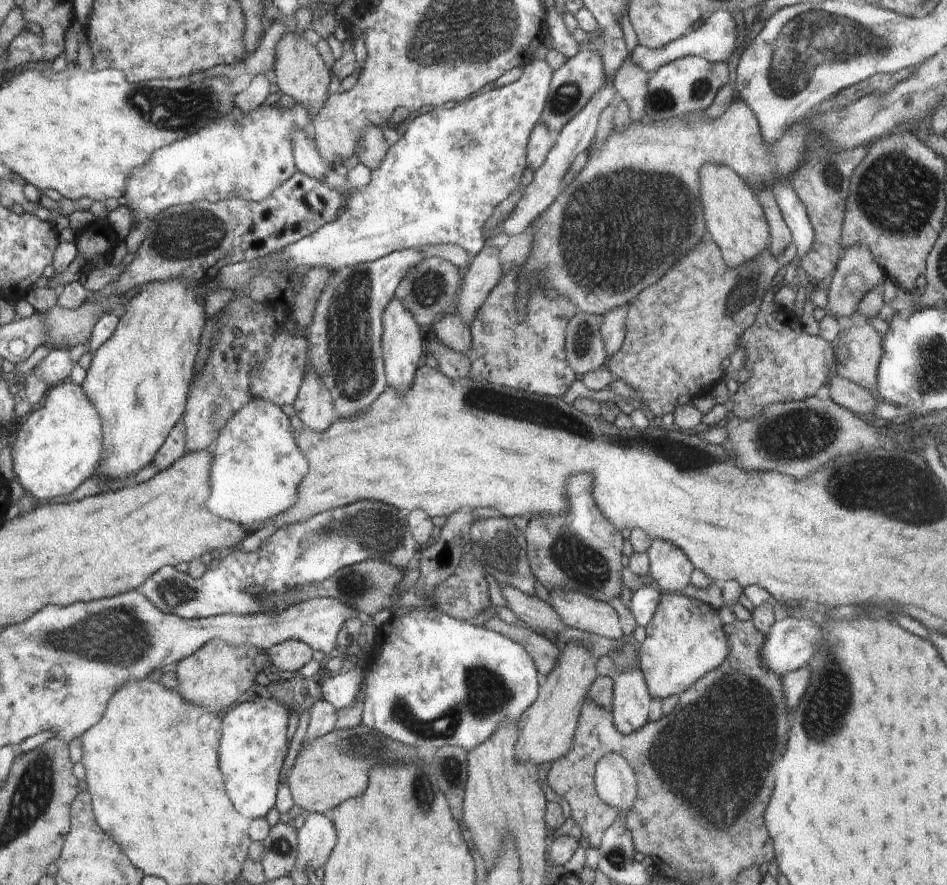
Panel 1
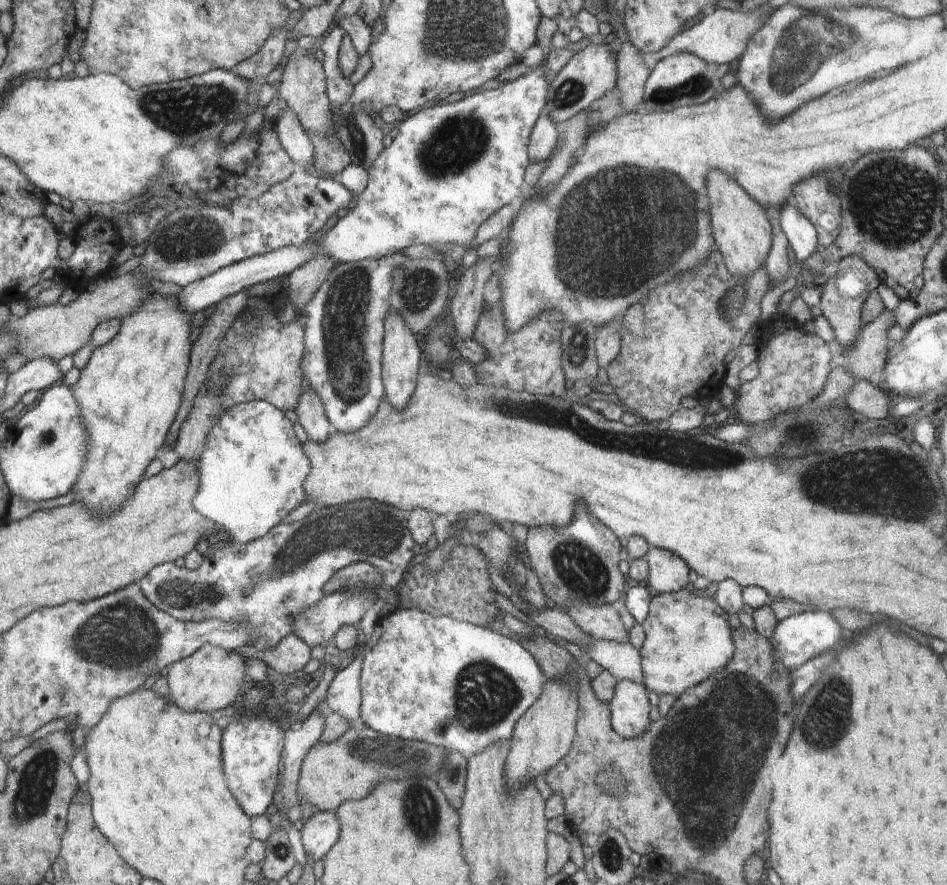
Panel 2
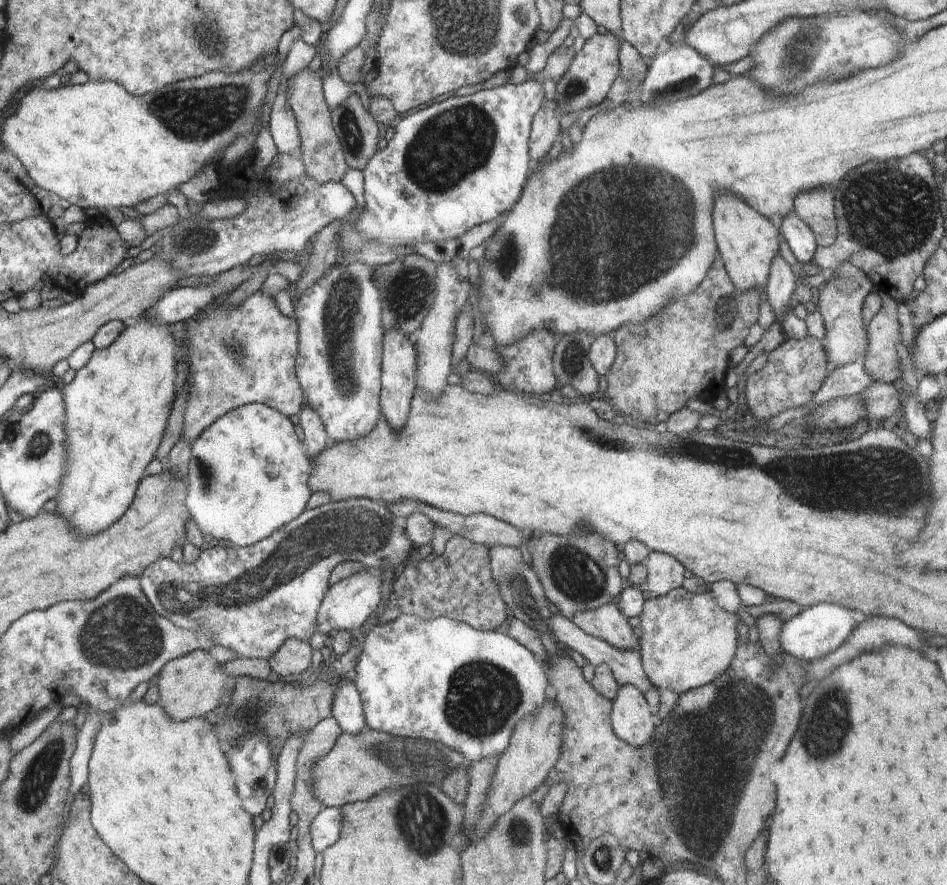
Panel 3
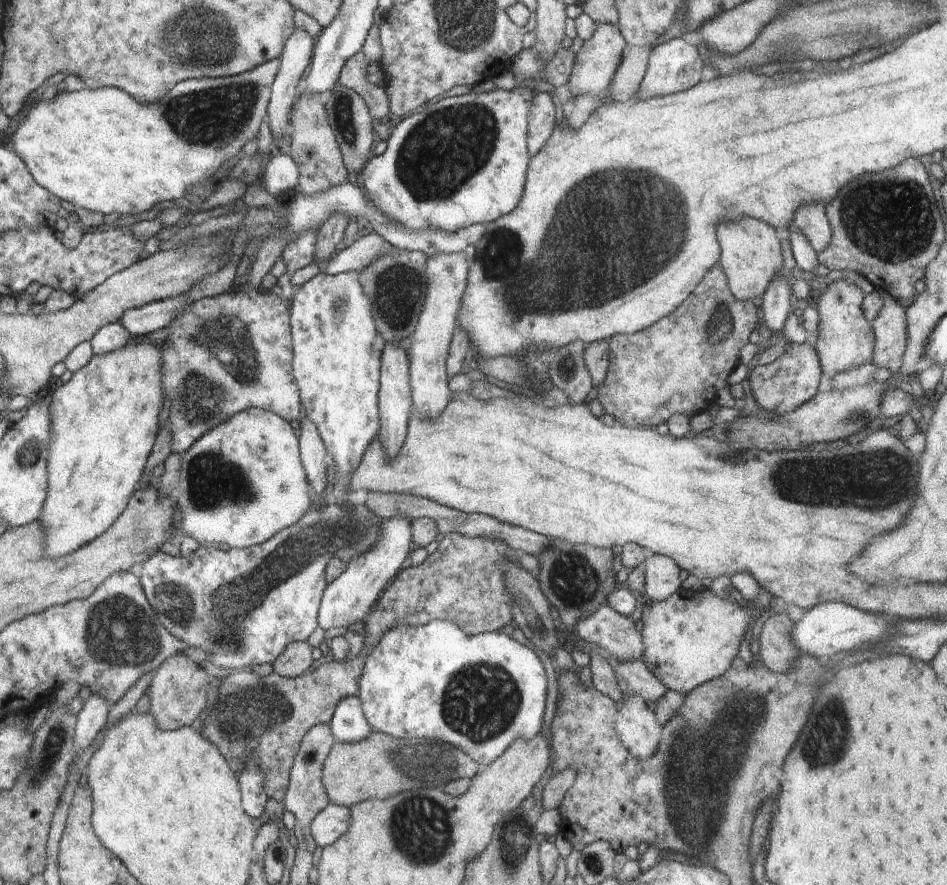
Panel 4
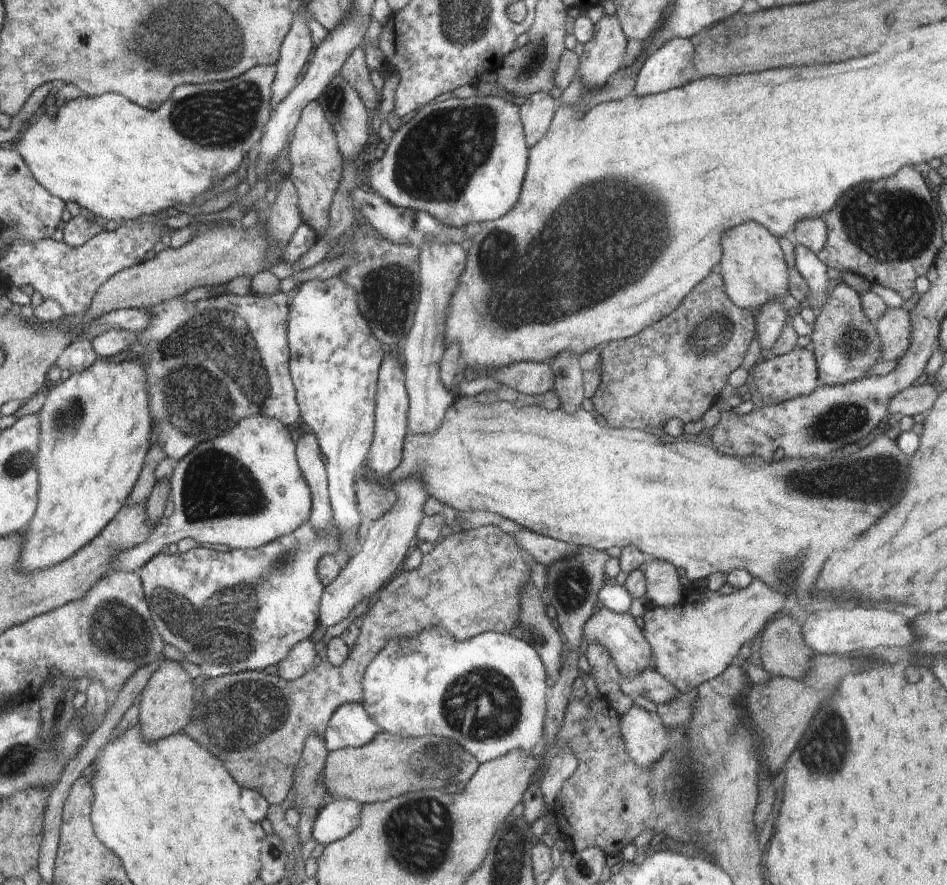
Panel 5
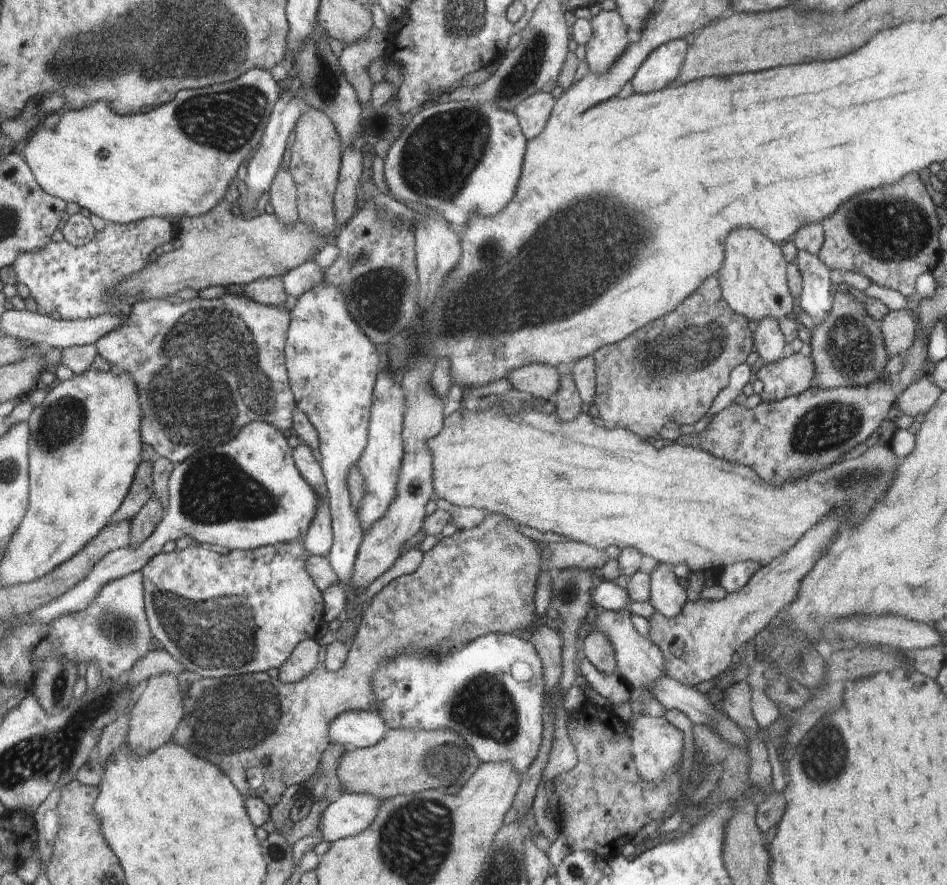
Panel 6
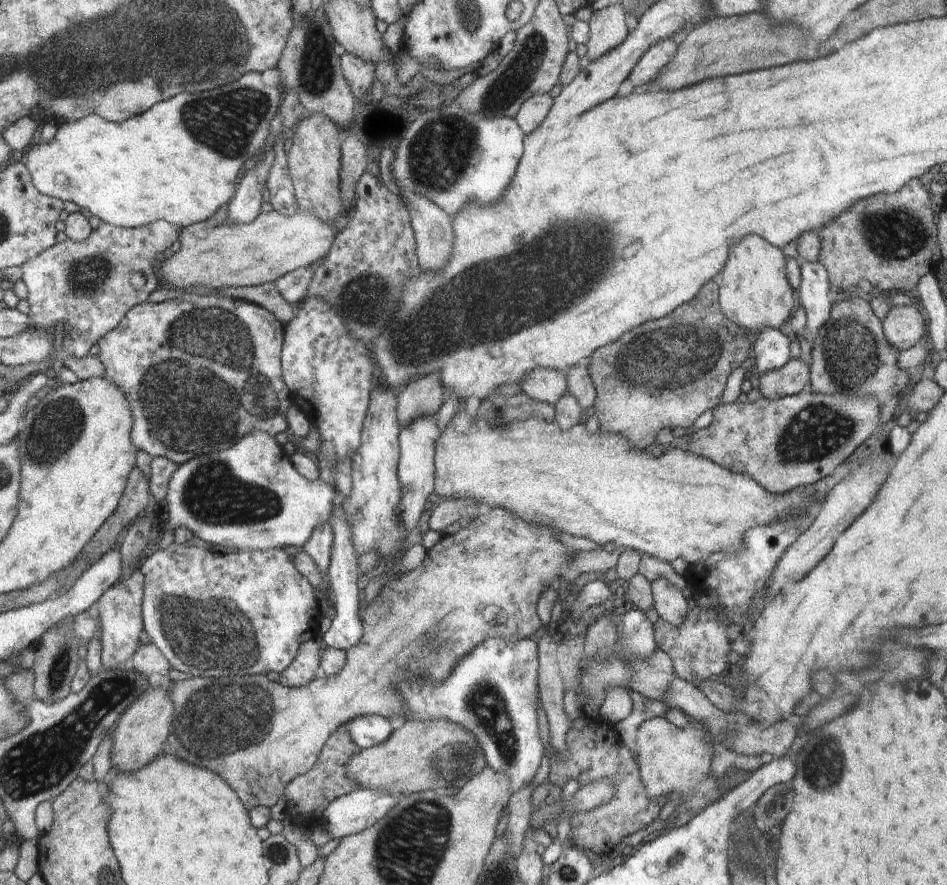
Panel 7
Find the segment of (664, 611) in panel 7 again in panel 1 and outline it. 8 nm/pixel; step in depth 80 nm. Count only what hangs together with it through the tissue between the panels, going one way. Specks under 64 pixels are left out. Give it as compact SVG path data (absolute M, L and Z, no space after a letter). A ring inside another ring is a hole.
M654 539L647 553L649 574L659 584L659 588L678 593L688 586L690 574L695 566L684 551L672 544L672 541Z

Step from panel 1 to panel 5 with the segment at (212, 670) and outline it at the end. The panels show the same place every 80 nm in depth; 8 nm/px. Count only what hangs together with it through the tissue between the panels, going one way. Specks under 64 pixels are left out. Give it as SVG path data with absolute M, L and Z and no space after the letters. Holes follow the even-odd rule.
M165 659L158 665L146 687L142 690L138 705L138 726L146 742L156 742L184 731L184 726L191 720L191 713L196 706L198 688L192 684L192 677L176 661Z

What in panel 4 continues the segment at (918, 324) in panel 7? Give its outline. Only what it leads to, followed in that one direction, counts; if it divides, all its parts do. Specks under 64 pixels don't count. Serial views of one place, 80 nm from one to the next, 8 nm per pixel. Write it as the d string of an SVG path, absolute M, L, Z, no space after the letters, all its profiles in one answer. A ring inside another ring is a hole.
M875 288L874 292L880 295L884 299L884 302L880 312L870 322L875 333L874 358L870 363L885 368L892 375L896 375L903 366L903 354L908 343L905 308L897 302L895 297L890 296L886 291Z

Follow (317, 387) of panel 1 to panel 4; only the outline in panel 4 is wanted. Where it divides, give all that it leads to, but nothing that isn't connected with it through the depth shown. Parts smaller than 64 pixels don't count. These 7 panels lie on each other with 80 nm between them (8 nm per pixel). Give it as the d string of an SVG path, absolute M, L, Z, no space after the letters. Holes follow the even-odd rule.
M306 416L300 423L299 451L307 479L310 481L310 491L313 495L323 494L329 480L326 473L329 462L327 450L316 424Z

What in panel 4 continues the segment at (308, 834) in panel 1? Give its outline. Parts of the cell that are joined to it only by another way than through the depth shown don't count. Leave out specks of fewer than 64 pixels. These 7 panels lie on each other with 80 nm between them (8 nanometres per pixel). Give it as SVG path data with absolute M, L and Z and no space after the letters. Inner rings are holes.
M328 803L311 822L311 833L316 846L320 848L334 844L351 824L351 810L348 806Z

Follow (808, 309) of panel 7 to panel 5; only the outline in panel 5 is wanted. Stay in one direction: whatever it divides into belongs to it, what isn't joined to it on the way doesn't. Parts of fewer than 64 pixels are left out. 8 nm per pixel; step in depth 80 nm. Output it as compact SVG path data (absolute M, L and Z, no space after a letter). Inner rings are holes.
M798 244L794 248L794 256L796 256L795 268L808 284L806 300L808 300L810 308L812 310L822 308L829 295L827 286L830 278L827 274L827 266L820 261L816 253L808 250L802 244Z

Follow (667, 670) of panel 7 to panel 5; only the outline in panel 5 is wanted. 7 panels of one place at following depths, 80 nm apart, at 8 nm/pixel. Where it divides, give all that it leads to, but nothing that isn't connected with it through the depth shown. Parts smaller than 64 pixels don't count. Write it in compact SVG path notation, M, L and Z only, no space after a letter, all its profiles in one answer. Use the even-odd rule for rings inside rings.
M600 606L598 612L586 622L582 637L588 644L604 644L616 664L621 678L634 676L640 670L652 668L652 648L643 636L643 630L638 628L635 618L629 613L616 613Z

